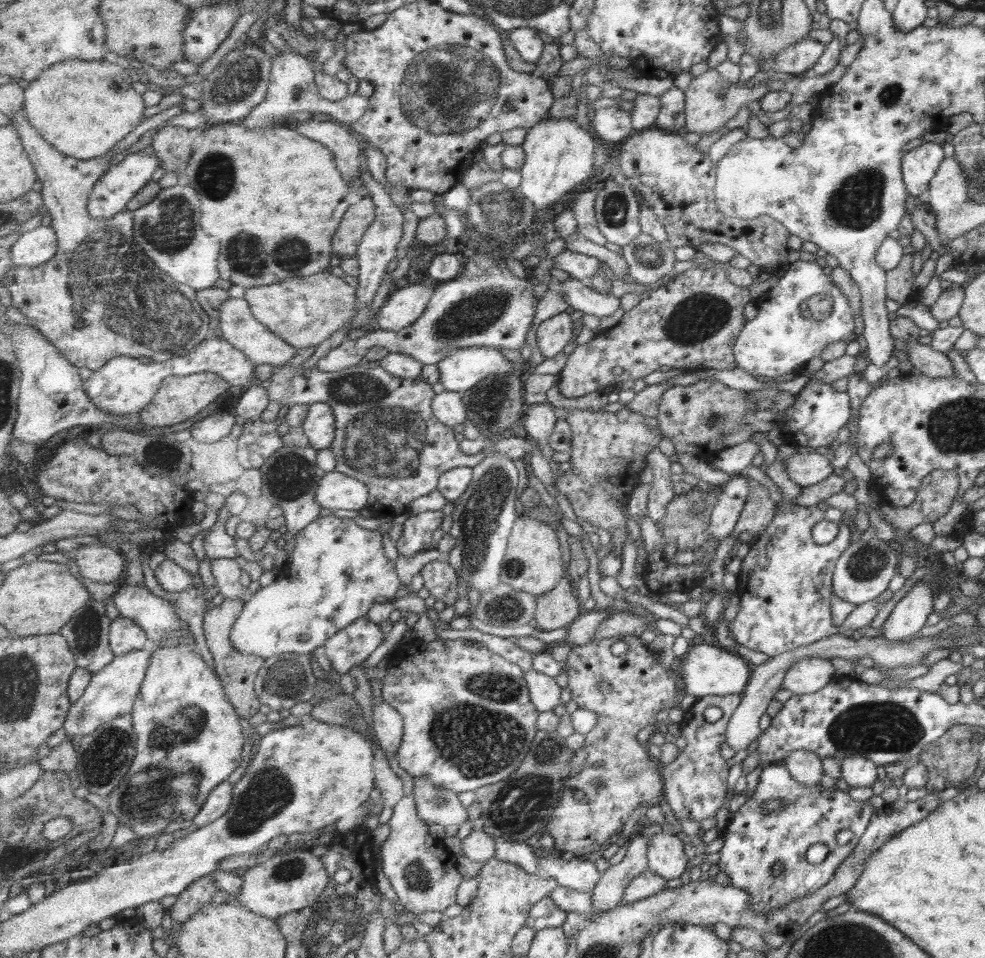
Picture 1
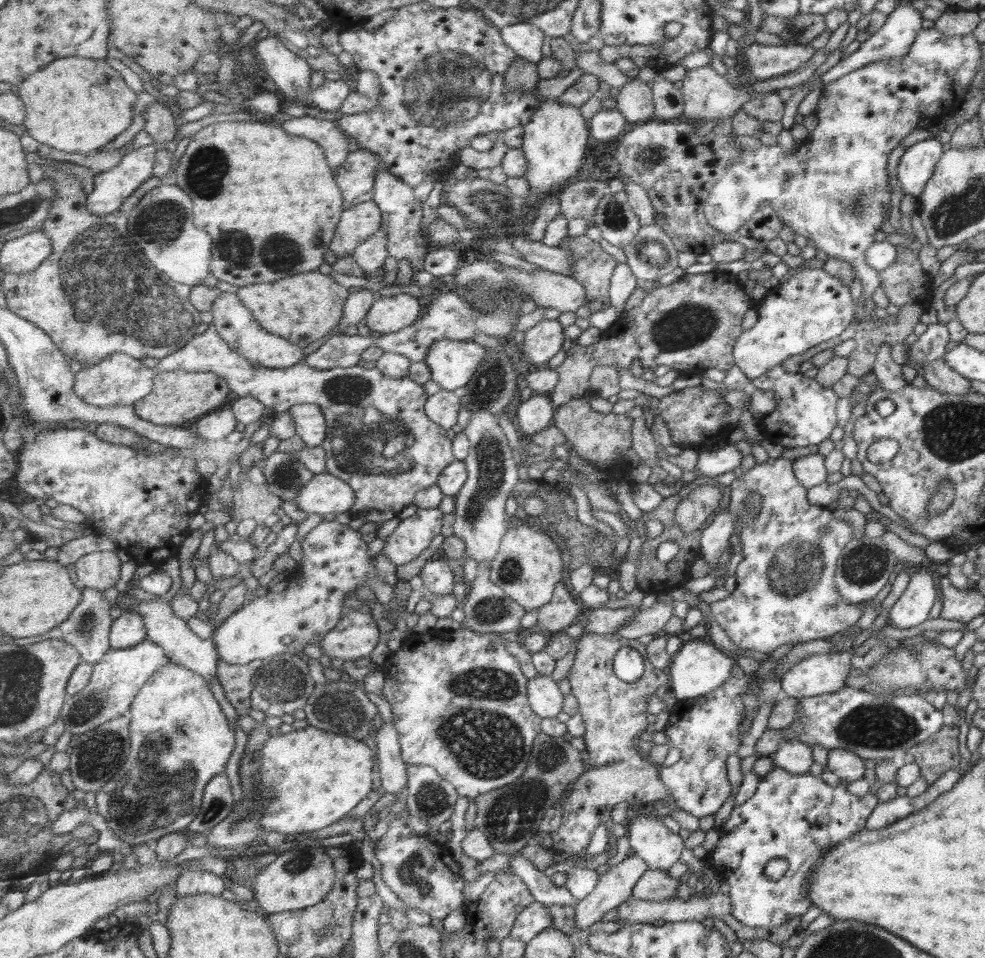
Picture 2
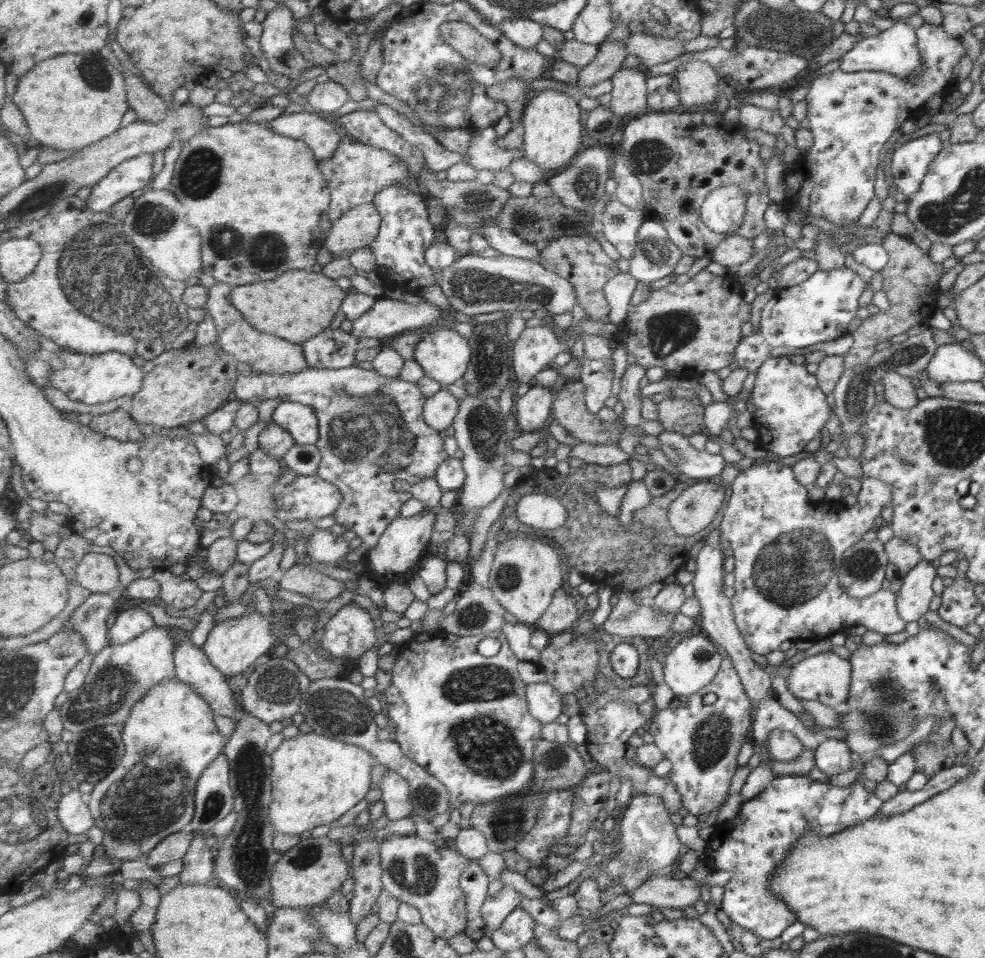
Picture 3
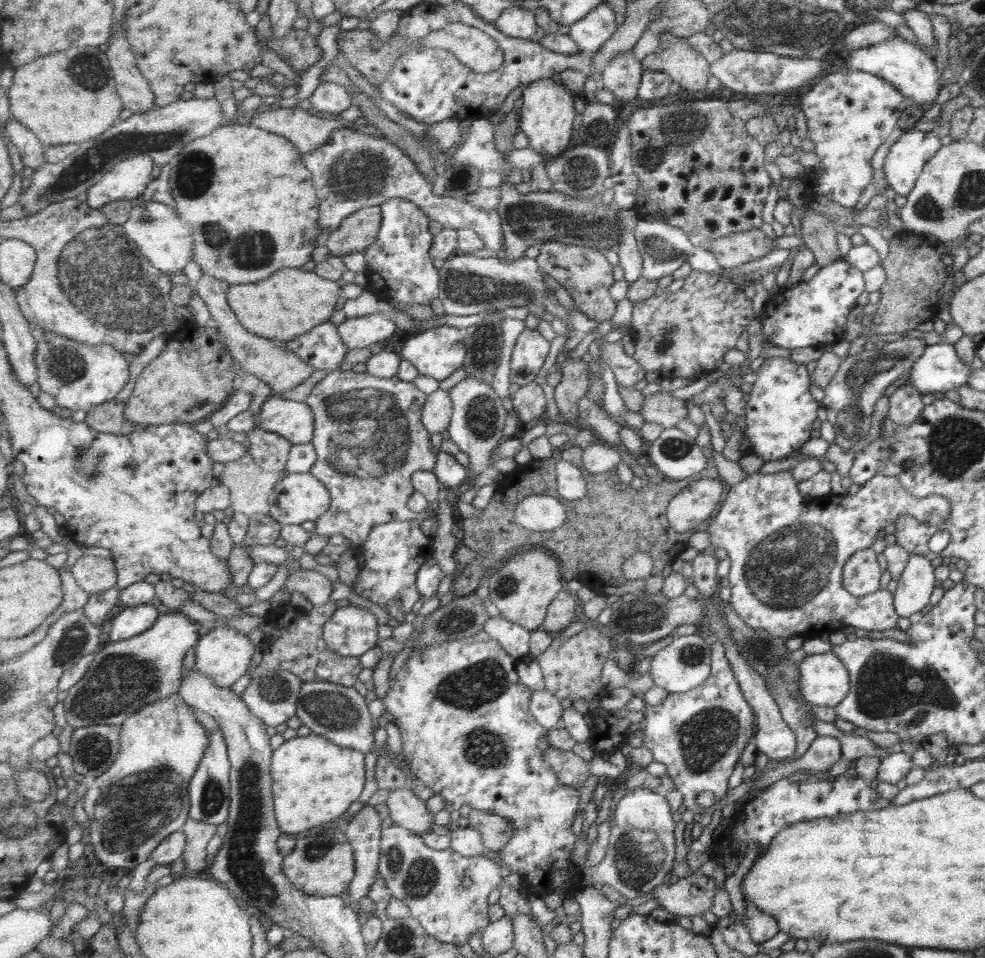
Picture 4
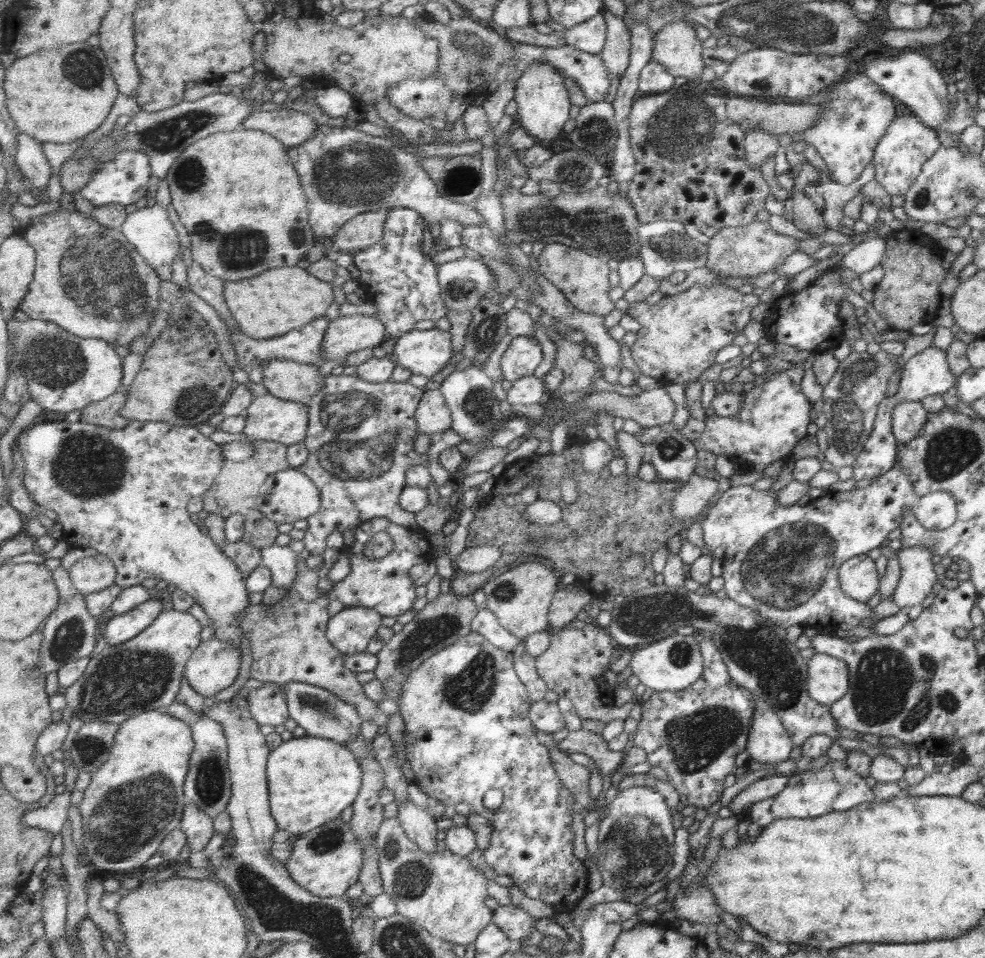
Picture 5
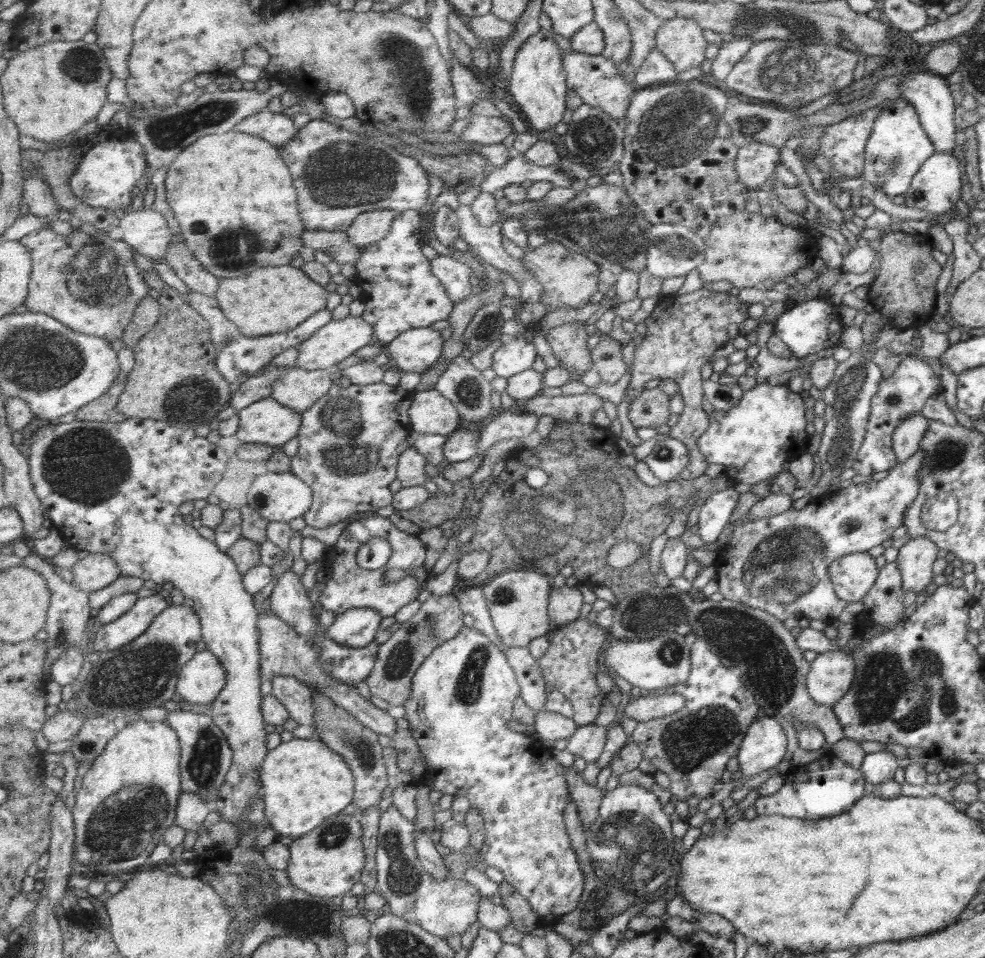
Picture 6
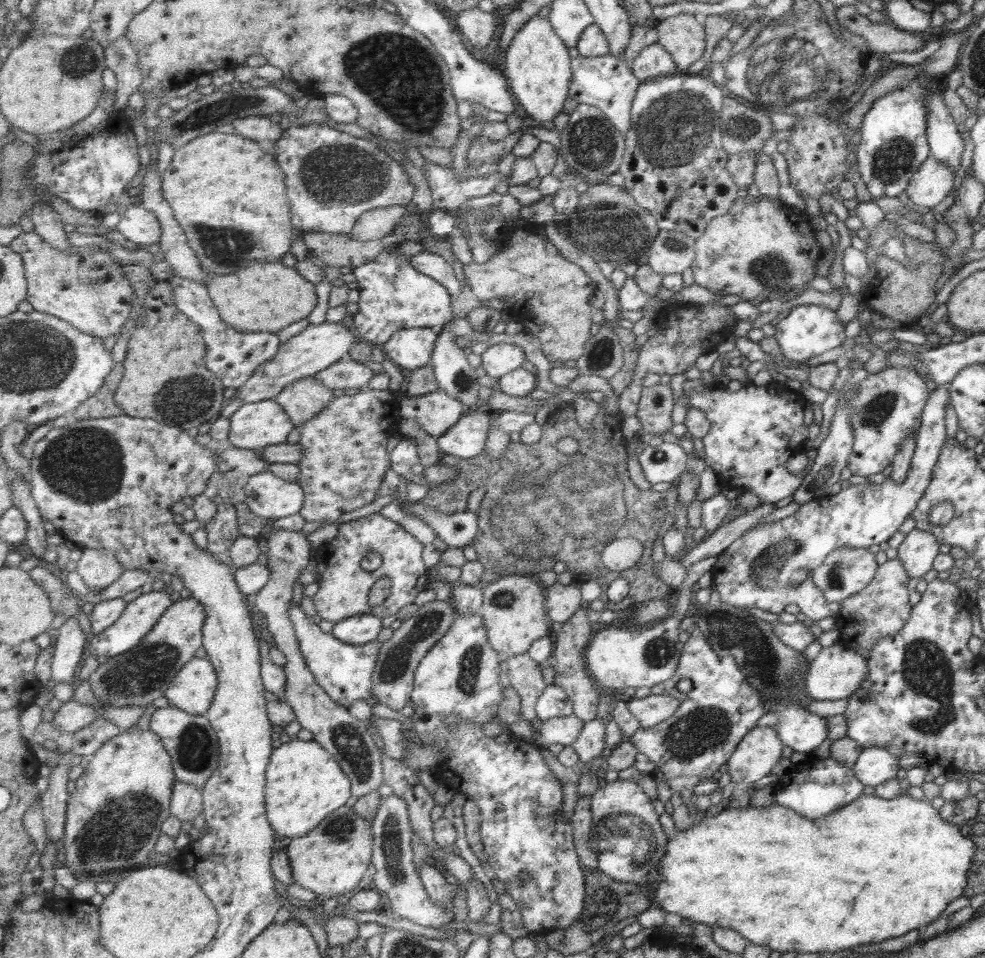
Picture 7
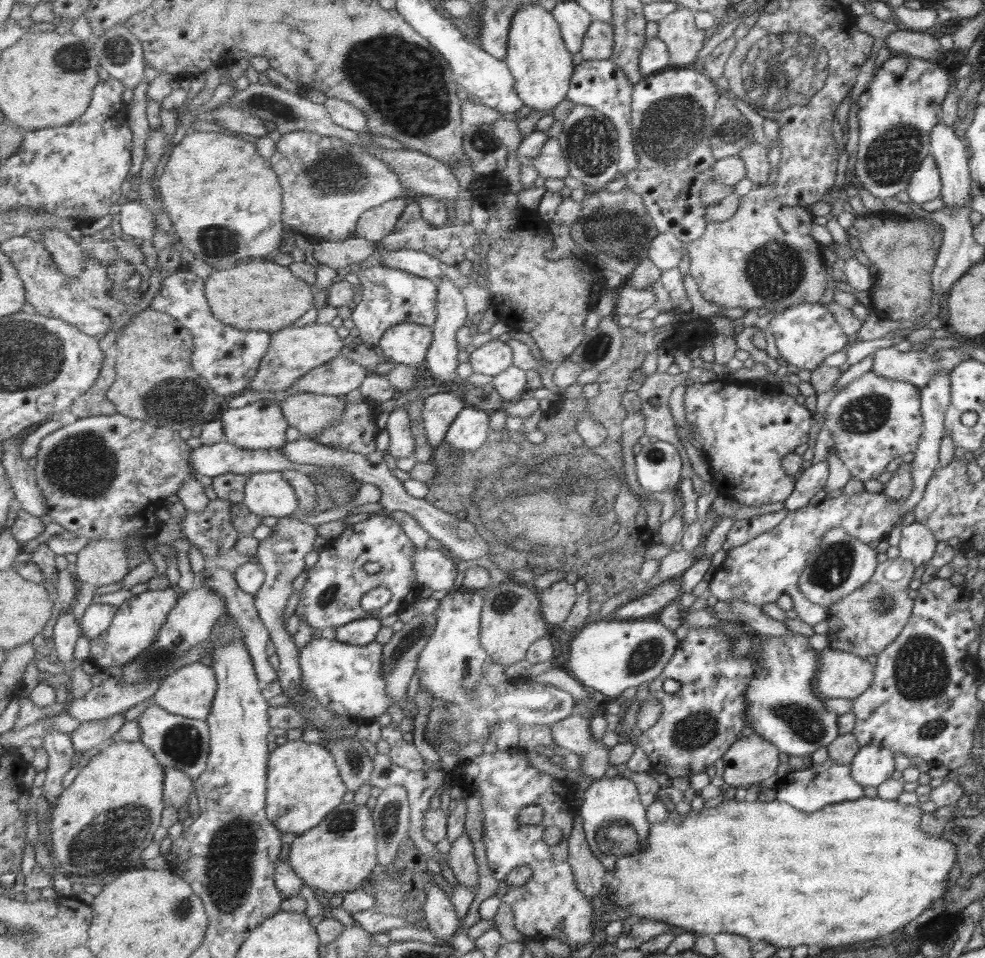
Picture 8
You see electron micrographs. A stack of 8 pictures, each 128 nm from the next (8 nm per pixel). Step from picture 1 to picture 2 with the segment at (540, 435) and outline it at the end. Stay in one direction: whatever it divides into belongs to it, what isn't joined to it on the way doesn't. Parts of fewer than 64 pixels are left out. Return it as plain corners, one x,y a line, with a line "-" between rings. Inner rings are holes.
534,393
520,403
517,418
525,437
538,434
554,425
556,407
549,394

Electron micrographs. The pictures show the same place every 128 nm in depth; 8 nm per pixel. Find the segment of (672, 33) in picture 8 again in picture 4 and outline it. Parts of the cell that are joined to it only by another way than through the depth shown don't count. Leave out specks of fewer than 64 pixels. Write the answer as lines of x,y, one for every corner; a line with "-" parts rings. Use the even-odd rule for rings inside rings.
669,32
663,33
660,46
654,53
649,52
642,64
645,69
669,73
674,82
688,94
705,90
709,76
707,62
689,46
687,37
679,38

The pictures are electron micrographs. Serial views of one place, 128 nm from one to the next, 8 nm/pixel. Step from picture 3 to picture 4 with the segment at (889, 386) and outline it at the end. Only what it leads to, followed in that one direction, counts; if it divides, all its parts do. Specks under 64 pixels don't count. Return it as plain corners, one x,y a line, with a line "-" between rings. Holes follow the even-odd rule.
907,380
887,396
887,402
886,416
898,426
906,426
913,422
924,407
921,403
921,394

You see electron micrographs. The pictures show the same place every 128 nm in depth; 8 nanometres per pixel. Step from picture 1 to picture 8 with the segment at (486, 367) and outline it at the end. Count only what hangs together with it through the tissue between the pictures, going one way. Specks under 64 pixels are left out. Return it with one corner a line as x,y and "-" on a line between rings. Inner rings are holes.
401,322
388,328
377,348
386,360
422,368
433,339
432,327
413,322

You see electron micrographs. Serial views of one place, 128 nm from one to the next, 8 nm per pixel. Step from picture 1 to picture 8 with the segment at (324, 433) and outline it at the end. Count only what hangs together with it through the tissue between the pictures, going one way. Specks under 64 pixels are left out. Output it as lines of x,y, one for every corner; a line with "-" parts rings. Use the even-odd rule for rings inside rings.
278,398
262,399
240,408
226,408
220,415
225,428
225,441
242,449
259,450
282,448
288,442
288,418
279,406

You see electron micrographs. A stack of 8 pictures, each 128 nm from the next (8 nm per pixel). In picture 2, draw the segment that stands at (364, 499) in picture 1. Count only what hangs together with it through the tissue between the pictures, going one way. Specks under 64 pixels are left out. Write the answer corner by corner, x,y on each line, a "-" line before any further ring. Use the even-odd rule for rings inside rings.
327,472
315,474
311,482
307,482
303,486
303,490
299,492
299,498
295,500
296,506
305,513
311,514
338,514
341,512
348,512
353,508
357,502
357,493
348,482

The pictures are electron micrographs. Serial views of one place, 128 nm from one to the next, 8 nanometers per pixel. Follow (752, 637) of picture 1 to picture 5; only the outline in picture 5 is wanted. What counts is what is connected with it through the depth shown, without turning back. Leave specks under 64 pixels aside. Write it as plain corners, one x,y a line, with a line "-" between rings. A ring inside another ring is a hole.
897,464
885,474
875,477
871,484
863,488
853,487
848,491
826,492
803,506
796,503
779,505
775,496
777,490
774,492
771,487
755,490
751,485
730,486
707,510
705,520
700,521
700,527
707,553
723,546
720,559
722,589
725,595
739,606
751,608
757,613
756,618
760,622
769,622
783,631
790,626
830,629
837,628
842,623
857,630
861,622
869,621
873,626
878,621
867,601
856,601
841,591
837,578
840,563
879,547
887,538
888,532
897,528
907,513
914,515
922,530
926,532
943,530
951,526
956,517
955,500
950,494
943,491
933,491
923,496
915,494
913,486

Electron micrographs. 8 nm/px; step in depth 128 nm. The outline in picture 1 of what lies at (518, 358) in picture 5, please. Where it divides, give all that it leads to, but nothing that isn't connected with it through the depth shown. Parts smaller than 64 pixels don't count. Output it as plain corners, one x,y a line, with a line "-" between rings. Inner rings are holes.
562,312
543,321
537,329
537,345
547,355
547,358
557,356
571,342
578,321
573,320
569,312

